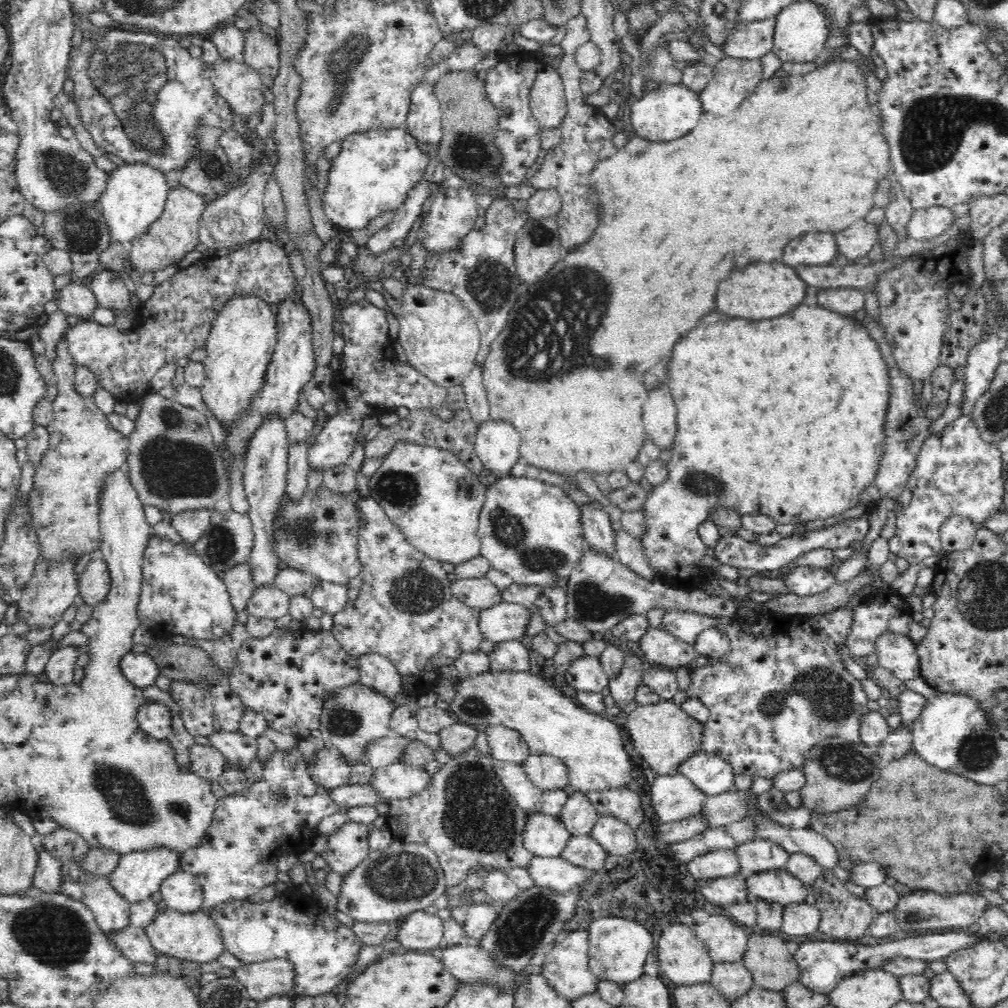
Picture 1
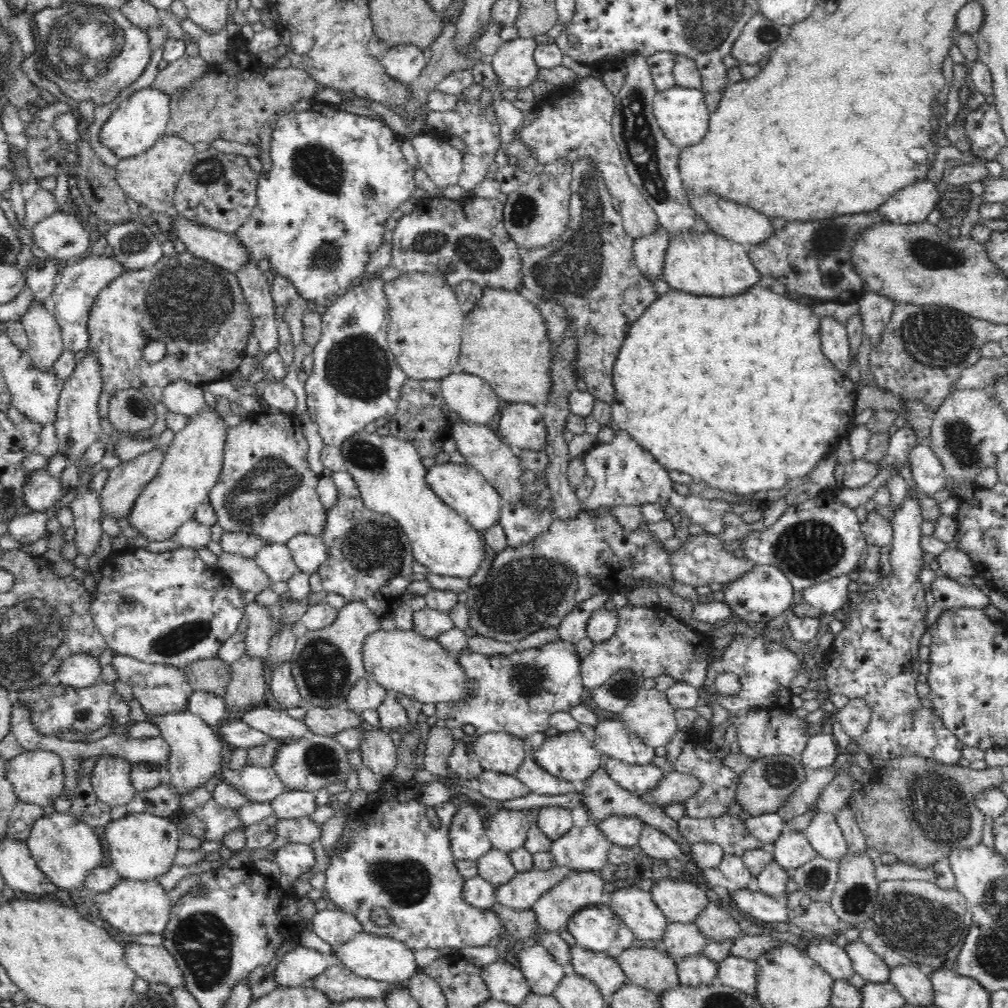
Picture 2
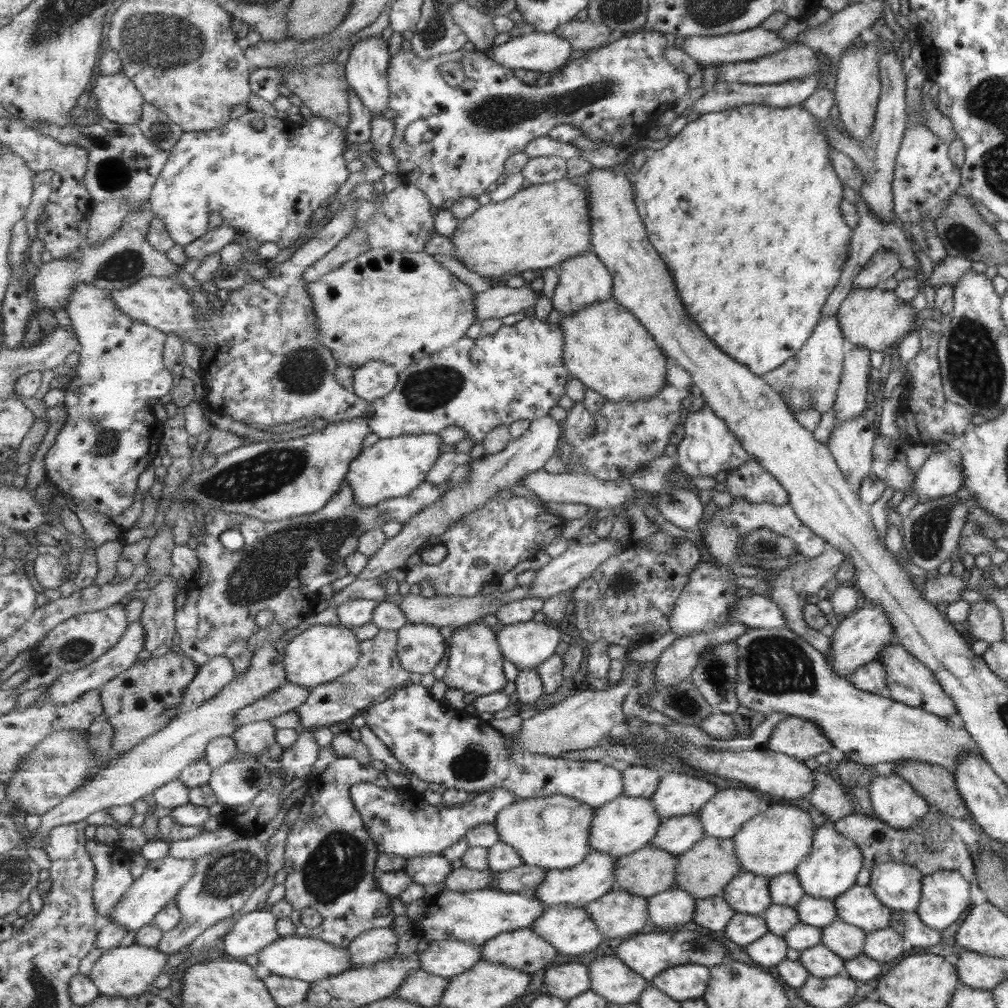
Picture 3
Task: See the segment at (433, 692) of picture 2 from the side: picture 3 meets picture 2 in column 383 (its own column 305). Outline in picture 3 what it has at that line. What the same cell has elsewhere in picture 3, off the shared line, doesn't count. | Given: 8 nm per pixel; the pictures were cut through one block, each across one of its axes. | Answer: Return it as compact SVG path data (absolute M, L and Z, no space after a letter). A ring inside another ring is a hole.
M338 624L311 625L296 636L287 646L286 667L287 680L305 687L316 687L337 679L353 670L362 657L362 641L354 628Z

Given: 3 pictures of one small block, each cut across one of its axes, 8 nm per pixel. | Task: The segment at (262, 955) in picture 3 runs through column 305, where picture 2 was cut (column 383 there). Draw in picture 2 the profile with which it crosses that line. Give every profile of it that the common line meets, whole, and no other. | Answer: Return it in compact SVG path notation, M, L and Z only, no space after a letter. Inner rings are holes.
M366 931L358 933L351 941L333 952L346 967L350 968L352 973L374 981L404 983L410 978L414 978L418 974L418 970L420 970L418 964L416 964L414 951L406 946L404 942L367 933Z

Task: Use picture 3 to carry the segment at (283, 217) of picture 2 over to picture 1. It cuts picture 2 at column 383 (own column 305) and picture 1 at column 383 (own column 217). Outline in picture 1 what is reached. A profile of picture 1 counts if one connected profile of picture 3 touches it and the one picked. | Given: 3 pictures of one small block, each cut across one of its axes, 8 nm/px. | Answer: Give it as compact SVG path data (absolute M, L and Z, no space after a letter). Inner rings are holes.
M404 128L353 134L342 142L341 153L329 161L331 167L321 204L325 216L338 232L364 230L382 212L402 206L409 190L423 180L430 159Z

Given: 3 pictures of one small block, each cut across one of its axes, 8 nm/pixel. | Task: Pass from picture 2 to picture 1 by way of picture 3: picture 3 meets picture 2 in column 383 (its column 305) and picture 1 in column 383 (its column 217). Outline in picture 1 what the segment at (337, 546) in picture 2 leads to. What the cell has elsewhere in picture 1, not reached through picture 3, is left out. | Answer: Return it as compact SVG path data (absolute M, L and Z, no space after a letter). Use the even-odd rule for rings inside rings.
M361 496L361 499L356 505L358 518L363 520L364 524L360 526L360 540L359 540L359 554L362 560L362 574L363 585L359 588L359 595L356 599L349 602L349 605L343 611L337 612L333 615L333 627L331 628L332 635L338 640L338 643L342 644L344 651L348 656L362 657L365 654L379 654L386 657L401 674L403 679L404 692L407 687L418 687L420 692L432 692L436 684L436 680L440 678L440 668L442 666L449 666L457 660L458 656L462 653L476 653L479 651L479 646L482 642L486 642L486 636L482 634L482 628L480 628L479 620L481 617L481 609L468 606L461 599L457 599L451 591L451 582L447 578L447 573L442 569L443 564L423 554L420 550L417 550L412 544L408 543L406 535L399 530L398 526L394 525L393 521L386 515L386 512L382 509L382 506L378 505L371 496Z

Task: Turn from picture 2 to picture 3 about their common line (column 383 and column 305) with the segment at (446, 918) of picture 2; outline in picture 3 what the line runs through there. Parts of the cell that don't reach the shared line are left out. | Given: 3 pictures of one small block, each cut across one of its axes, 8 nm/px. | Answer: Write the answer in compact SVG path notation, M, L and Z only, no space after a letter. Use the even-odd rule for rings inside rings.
M337 757L328 764L325 771L314 775L308 780L307 789L301 802L301 816L299 820L290 826L286 846L285 870L285 900L292 906L290 918L296 928L295 934L303 937L322 938L340 947L349 947L361 933L369 929L378 929L393 925L395 914L393 913L393 896L385 893L379 887L377 871L377 858L379 856L378 843L371 837L363 817L351 798L351 788L358 783L371 782L381 787L393 787L389 778L383 771L361 763L355 757ZM314 908L321 914L322 923L318 927L307 928L301 924L301 910Z

